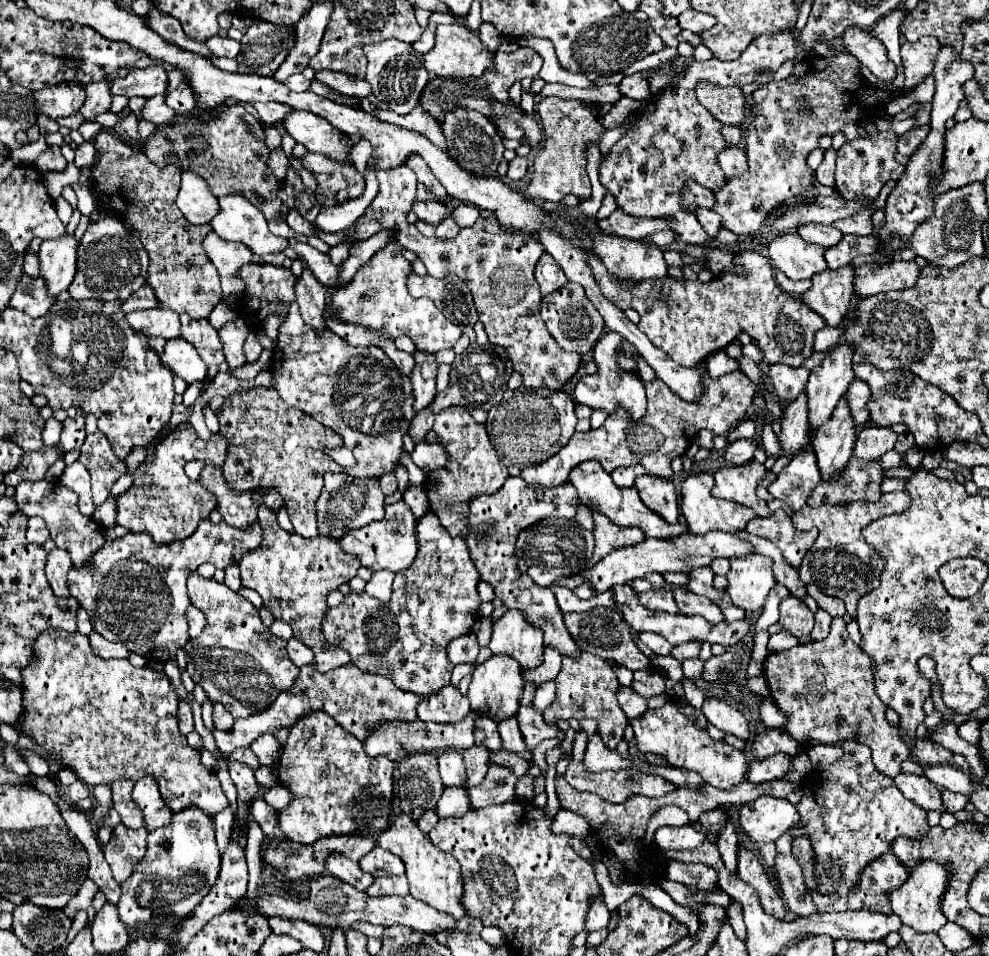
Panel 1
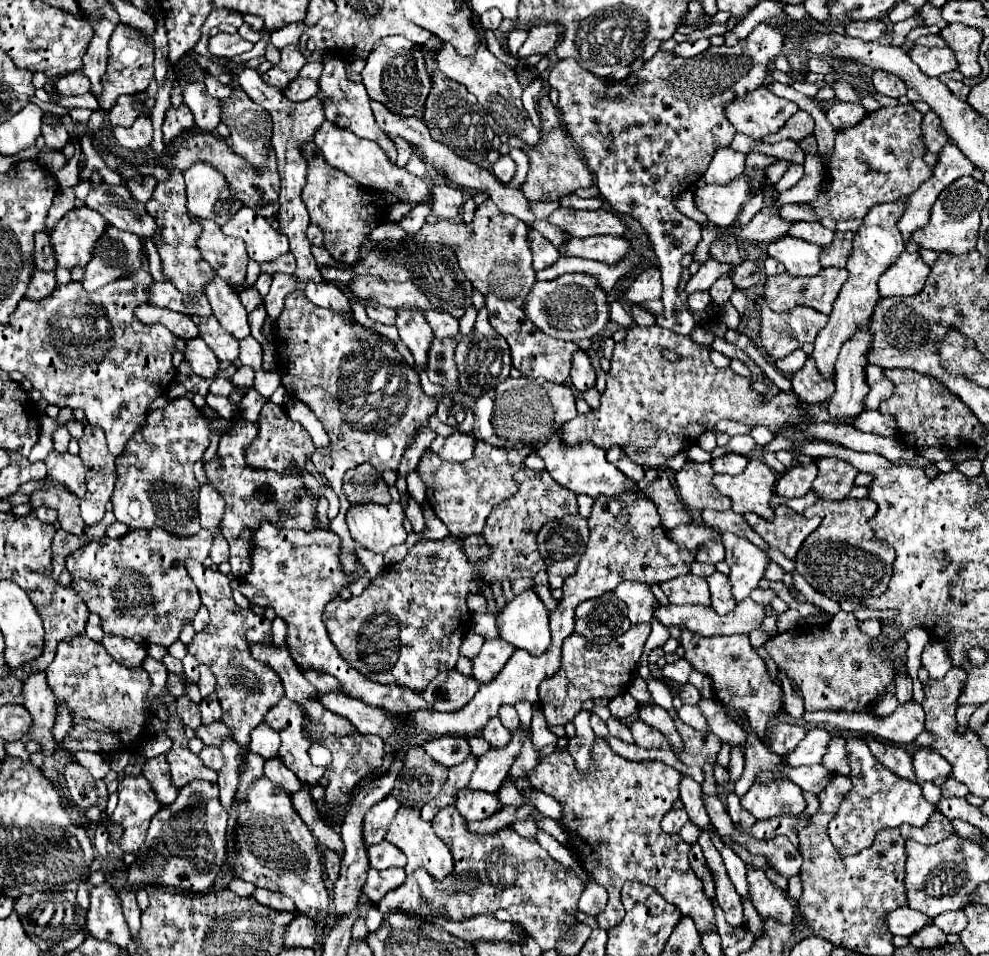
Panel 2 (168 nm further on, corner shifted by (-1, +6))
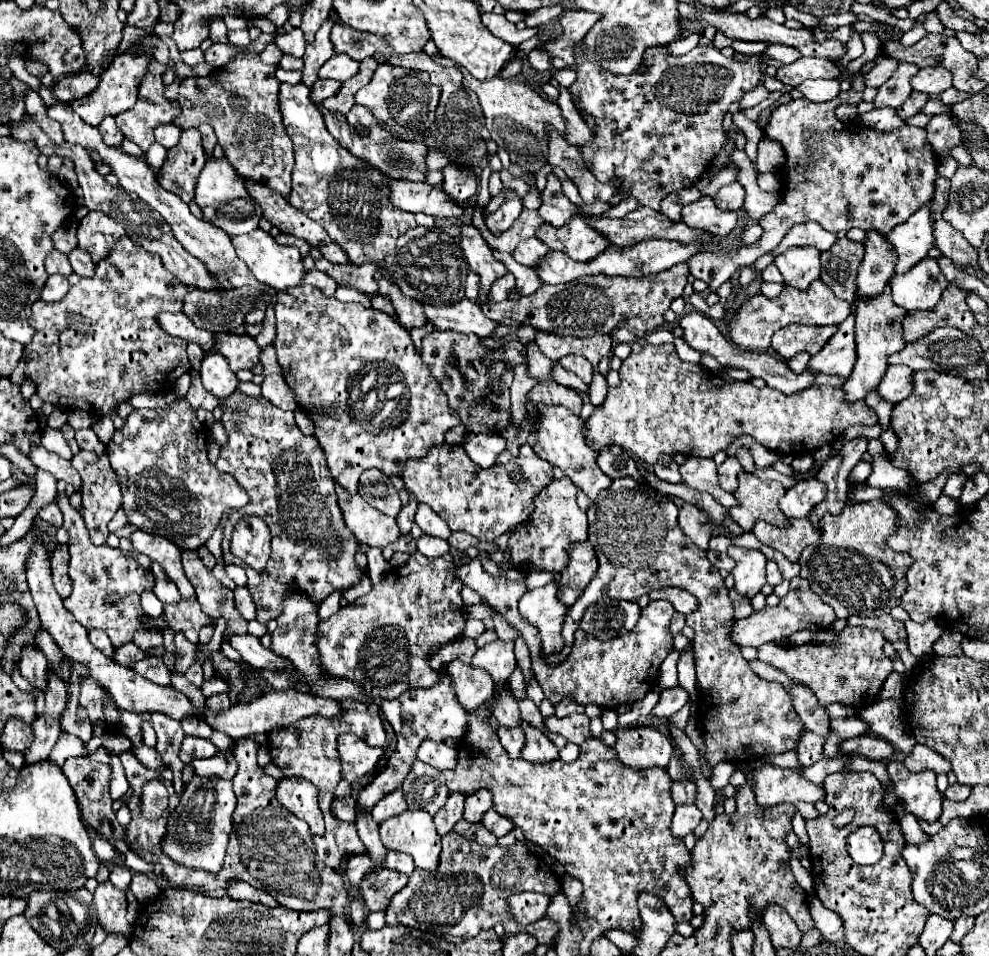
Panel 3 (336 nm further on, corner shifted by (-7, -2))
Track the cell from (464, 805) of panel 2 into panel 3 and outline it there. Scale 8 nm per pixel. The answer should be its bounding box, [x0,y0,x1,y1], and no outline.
[482,809,514,837]

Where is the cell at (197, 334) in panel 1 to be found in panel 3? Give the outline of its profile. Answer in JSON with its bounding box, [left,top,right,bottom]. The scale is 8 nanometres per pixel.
[214,331,260,373]

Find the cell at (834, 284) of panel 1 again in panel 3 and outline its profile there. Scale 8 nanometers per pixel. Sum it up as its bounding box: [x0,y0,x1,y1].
[728,279,850,349]

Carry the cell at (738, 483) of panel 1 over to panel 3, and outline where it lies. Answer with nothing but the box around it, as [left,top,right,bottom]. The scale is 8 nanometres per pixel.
[730,473,786,531]

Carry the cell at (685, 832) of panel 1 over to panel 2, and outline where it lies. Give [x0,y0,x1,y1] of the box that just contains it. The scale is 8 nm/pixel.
[662,809,688,833]

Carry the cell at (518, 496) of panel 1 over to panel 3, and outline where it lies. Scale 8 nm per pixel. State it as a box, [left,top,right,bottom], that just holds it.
[508,479,588,575]

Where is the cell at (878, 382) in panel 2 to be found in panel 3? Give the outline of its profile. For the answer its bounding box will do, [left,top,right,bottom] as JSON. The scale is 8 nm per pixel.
[878,365,912,405]

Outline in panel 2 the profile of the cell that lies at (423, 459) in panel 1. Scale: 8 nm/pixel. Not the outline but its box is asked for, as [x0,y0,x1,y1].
[430,431,476,461]

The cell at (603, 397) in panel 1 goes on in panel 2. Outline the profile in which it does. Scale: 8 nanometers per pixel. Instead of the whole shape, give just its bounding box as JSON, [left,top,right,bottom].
[572,351,594,393]

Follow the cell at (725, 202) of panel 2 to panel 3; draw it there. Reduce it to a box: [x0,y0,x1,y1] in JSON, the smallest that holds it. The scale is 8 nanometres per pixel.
[682,197,738,237]

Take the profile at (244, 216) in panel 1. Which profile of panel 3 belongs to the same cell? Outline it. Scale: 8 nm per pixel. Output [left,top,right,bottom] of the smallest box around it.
[232,229,304,291]

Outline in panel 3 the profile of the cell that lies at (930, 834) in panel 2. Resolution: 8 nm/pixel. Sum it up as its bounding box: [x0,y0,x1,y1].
[900,815,930,845]

